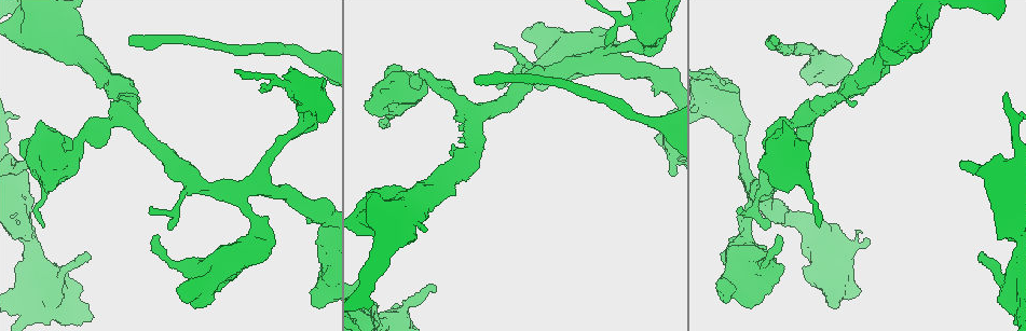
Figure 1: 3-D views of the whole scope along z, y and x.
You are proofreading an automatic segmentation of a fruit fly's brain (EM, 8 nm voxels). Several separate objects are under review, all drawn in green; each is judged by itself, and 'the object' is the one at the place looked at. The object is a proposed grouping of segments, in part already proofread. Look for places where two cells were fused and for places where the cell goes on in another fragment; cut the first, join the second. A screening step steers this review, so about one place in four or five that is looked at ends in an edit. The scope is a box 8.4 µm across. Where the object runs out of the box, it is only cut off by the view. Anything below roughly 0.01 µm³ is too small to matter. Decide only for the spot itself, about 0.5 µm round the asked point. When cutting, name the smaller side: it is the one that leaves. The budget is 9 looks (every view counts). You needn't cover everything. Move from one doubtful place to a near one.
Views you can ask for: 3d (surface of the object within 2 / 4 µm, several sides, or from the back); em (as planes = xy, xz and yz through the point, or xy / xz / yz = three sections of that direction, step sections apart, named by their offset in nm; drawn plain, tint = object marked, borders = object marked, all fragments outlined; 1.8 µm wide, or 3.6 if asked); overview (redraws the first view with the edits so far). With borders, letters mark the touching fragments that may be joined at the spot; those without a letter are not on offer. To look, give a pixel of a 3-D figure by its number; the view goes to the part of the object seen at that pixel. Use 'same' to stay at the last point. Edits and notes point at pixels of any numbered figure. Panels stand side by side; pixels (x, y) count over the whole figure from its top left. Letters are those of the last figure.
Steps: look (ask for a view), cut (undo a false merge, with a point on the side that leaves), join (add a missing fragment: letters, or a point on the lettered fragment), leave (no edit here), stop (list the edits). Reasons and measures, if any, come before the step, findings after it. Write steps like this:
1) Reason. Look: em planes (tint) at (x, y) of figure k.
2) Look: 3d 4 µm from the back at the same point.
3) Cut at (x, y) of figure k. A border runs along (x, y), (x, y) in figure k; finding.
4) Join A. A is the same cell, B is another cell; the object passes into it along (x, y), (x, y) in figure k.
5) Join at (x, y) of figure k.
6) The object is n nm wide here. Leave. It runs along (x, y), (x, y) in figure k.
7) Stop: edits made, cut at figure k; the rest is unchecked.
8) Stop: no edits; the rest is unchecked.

Thick turns thin. Look: 3d 4 µm at (55, 284) of figure 1.

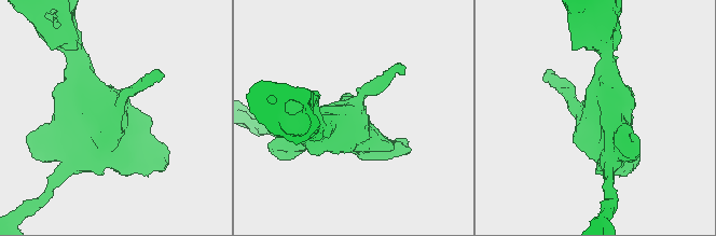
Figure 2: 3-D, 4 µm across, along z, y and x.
Need the tissue. Look: em 3.6 µm xz step 16 (tint) at (592, 112) of figure 2.

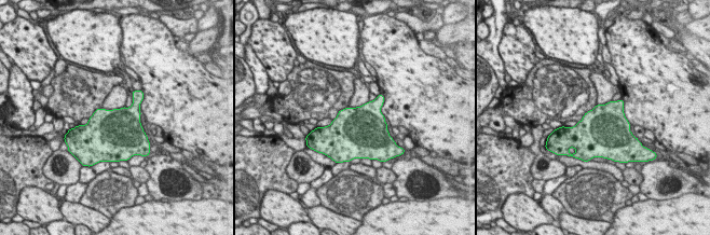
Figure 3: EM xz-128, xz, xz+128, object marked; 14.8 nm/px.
Cut it another way. Look: em 3.6 µm planes (borders) at the same point.

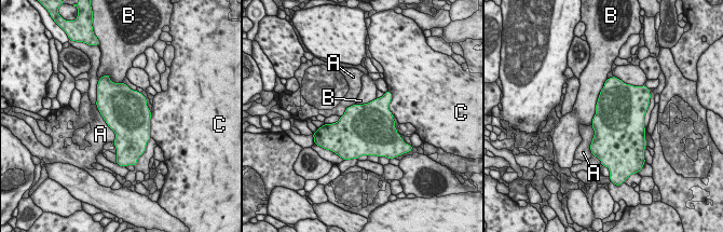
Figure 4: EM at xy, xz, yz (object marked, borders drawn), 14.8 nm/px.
Leave. A, B and C are other cells; a border runs along (606, 78), (590, 124) in figure 4; continuous, no second cell.

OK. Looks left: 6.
Free end. Look: em yz step 4 (tint) at (962, 163) of figure 1.

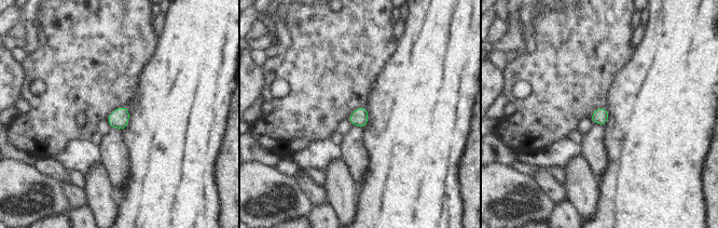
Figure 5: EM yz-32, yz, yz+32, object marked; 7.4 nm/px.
Another direction. Look: em planes (borders) at the same point.

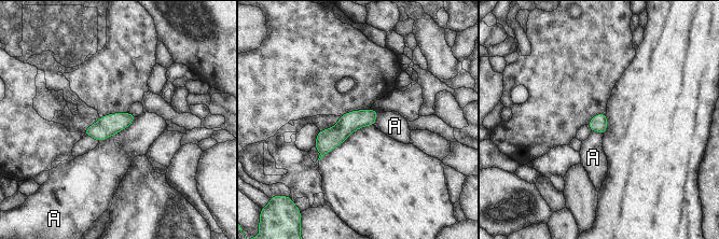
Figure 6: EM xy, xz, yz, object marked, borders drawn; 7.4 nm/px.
The object is 130 nm wide here. Leave. A is another cell; a border runs along (137, 117), (125, 128), (98, 143) in figure 6; no lettered fragment goes on from it.

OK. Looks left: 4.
Free end. Look: 3d 4 µm at (387, 126) of figure 1.

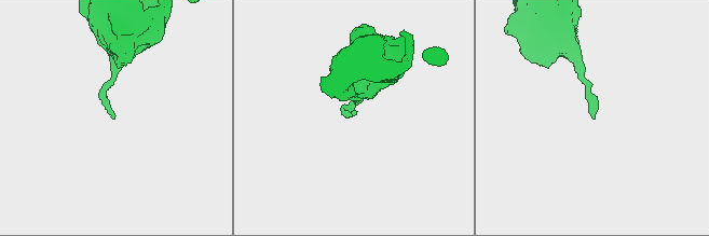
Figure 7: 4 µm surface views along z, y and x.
Need the tissue. Look: em planes (borders) at (594, 118) of figure 7.

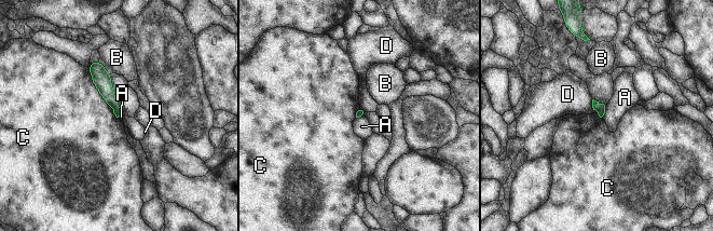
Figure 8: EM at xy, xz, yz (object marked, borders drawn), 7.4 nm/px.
The longest contact is with C, 440 nm. Leave. A, B, C and D are other cells; it runs along (95, 64), (106, 92), (118, 112) in figure 8; none of them fits.

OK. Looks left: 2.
End of a long branch. Look: em xz step 16 (plain) at (778, 44) of figure 1.

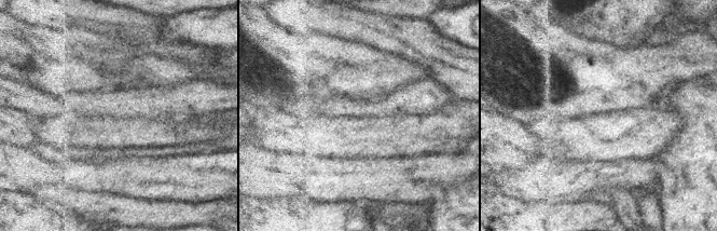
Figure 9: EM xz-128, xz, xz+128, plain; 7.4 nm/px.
Look: em xz step 16 (borders) at the same point.

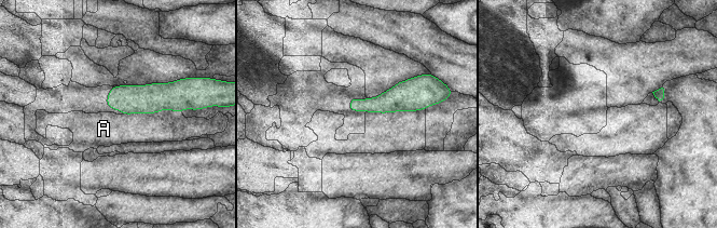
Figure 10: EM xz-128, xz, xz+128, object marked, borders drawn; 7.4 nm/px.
The longest contact is with A, 440 nm. Leave. A is another cell; a border runs along (181, 111), (123, 115) in figure 10; none of them fits.

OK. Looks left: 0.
Stop: no edits; the rest is unchecked.

